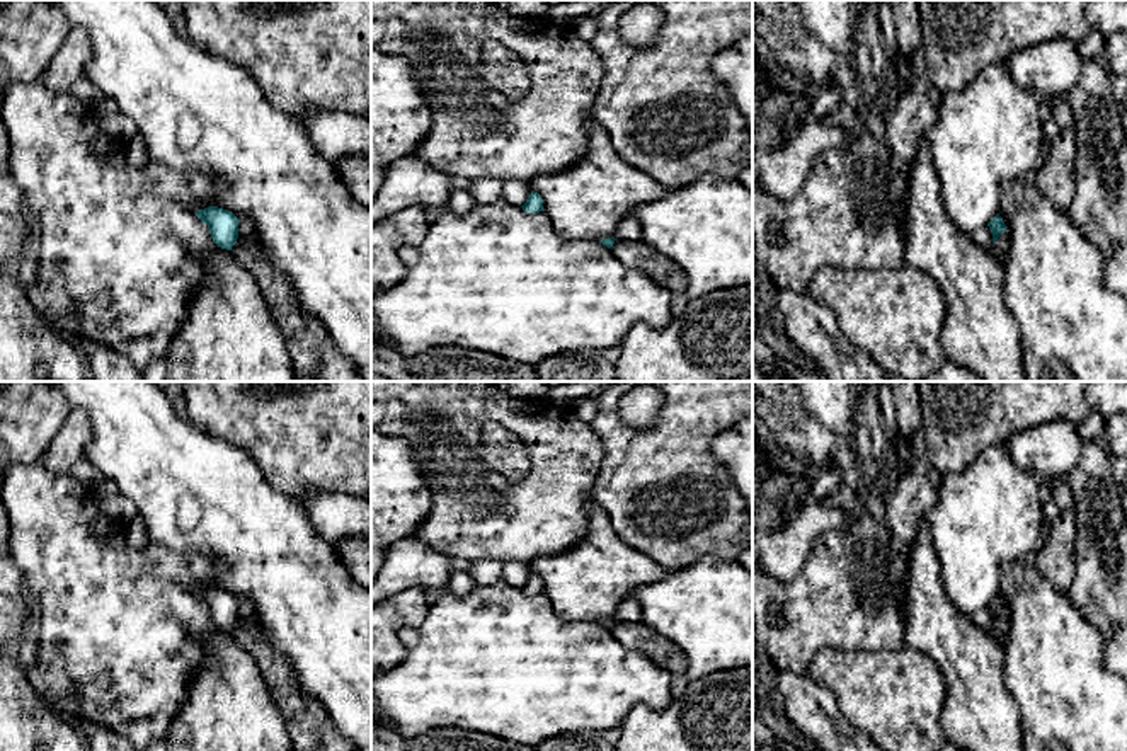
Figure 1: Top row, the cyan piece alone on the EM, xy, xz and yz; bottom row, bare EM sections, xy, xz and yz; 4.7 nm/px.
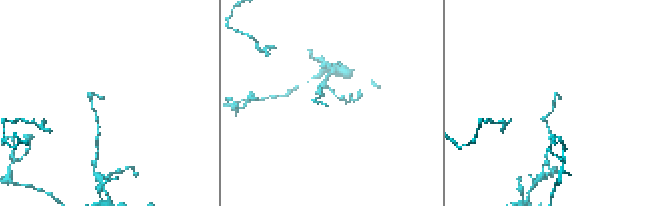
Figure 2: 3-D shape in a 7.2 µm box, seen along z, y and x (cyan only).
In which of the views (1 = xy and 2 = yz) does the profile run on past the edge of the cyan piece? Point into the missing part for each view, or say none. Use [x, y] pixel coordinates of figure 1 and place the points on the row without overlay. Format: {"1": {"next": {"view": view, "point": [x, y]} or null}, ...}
{"1": {"next": null}, "2": {"next": null}}

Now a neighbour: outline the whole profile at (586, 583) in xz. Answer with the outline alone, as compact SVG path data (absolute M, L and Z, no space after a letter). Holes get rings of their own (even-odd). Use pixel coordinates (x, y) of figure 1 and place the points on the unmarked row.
M592 496L584 513L587 535L567 552L538 557L529 569L541 577L558 618L601 623L615 618L635 588L664 579L667 572L618 536Z

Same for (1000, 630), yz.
M1006 610L998 622L991 627L991 637L1004 647L1006 637L1010 633L1010 610Z

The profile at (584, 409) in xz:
M596 397L591 398L581 398L572 404L572 410L577 419L581 419L586 424L591 424L594 416L598 414L599 404Z

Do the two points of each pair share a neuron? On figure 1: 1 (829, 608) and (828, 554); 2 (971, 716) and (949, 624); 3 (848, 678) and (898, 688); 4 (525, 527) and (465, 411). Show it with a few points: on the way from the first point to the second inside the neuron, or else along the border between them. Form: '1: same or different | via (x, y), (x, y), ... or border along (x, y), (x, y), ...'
1: same | via (829, 595), (829, 567)
2: same | via (971, 693), (971, 659), (957, 646)
3: same | via (860, 682), (870, 688), (886, 688)
4: same | via (496, 498), (463, 465), (463, 440)

